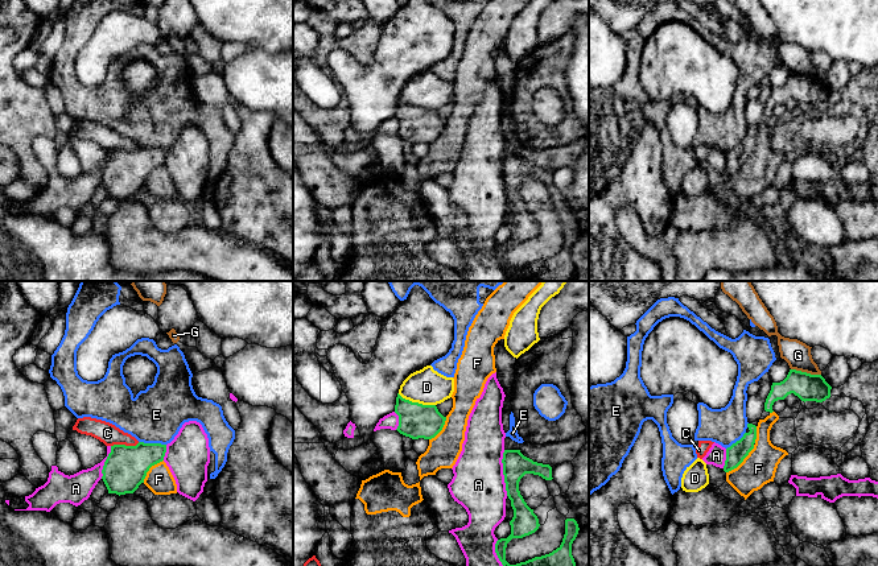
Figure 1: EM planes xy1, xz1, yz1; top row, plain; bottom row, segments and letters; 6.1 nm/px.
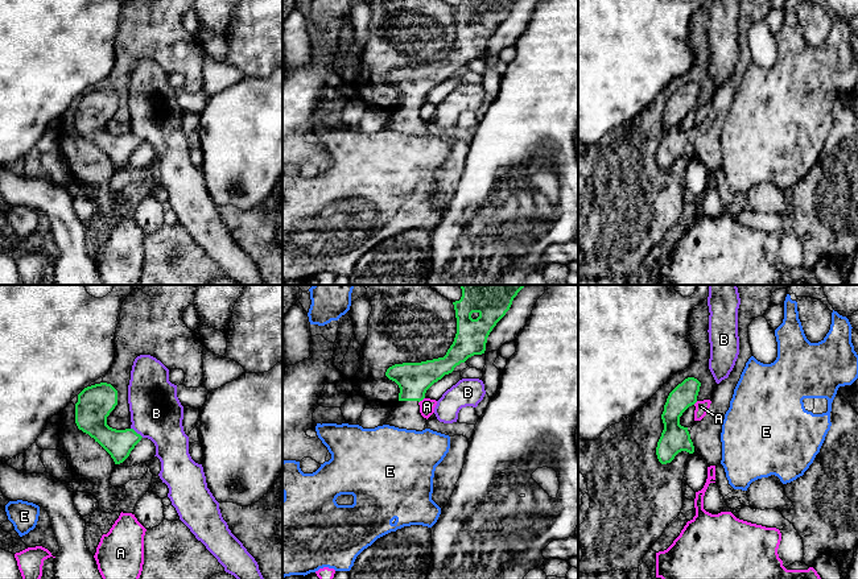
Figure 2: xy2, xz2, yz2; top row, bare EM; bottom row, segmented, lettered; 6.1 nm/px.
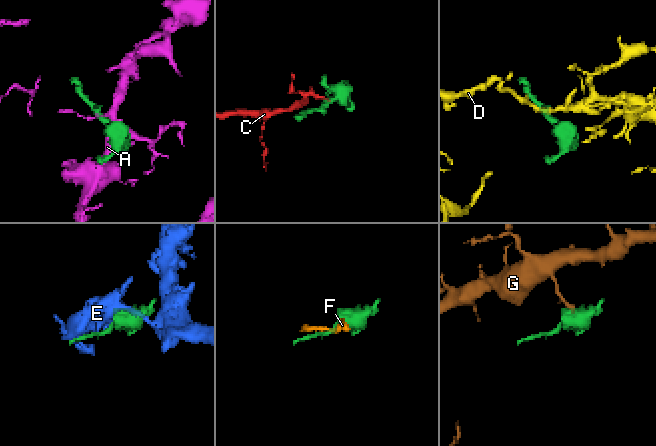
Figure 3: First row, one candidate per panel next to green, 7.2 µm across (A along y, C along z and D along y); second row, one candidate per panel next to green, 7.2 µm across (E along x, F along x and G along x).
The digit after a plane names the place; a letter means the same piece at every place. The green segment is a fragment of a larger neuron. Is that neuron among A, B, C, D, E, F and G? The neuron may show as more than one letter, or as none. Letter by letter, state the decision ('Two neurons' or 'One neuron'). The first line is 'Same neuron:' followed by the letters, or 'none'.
Same neuron: none
A: Two neurons
B: Two neurons
C: Two neurons
D: Two neurons
E: Two neurons
F: Two neurons
G: Two neurons

